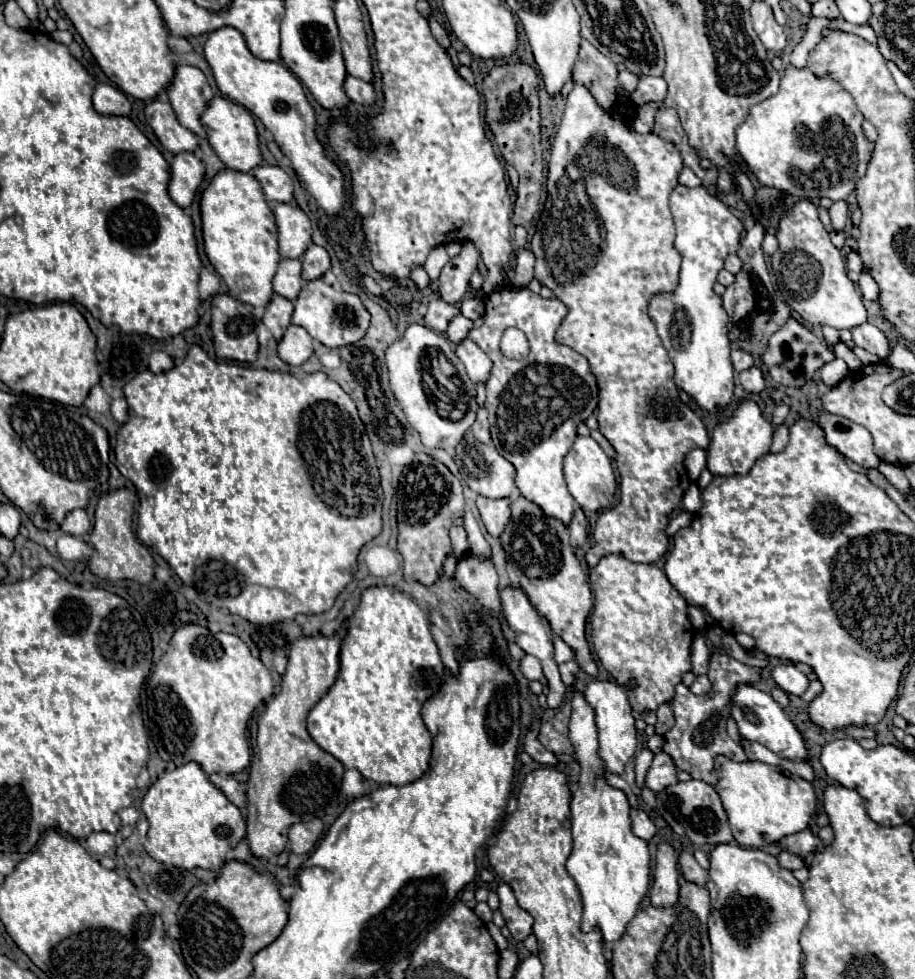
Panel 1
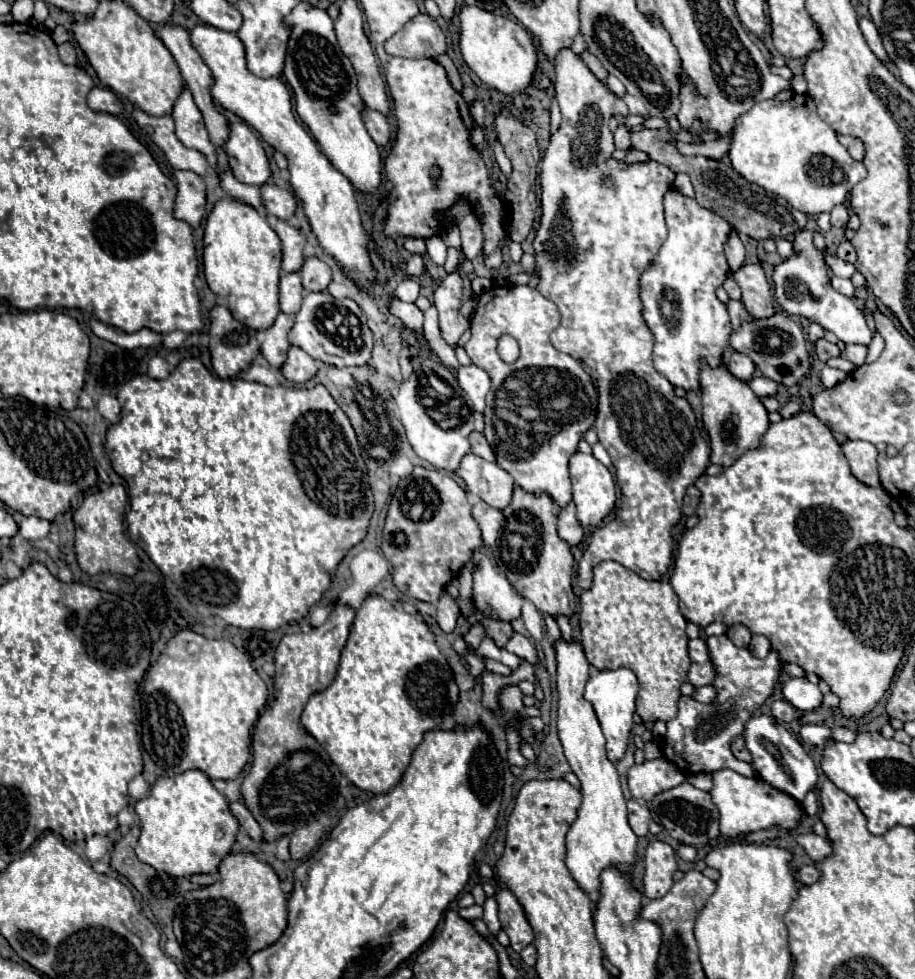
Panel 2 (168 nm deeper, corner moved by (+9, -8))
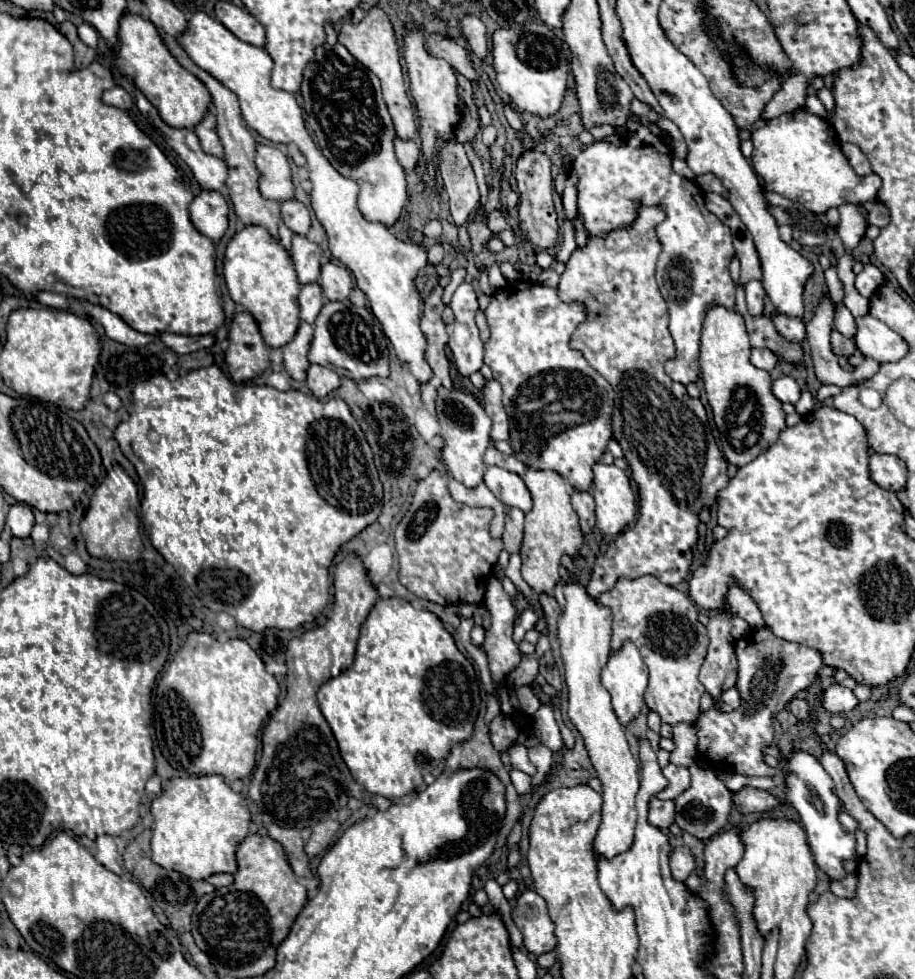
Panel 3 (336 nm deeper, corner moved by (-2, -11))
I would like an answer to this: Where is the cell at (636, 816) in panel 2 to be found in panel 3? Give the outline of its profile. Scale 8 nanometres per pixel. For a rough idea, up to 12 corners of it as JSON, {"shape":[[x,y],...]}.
{"shape":[[657,797],[649,801],[649,823],[667,829],[675,817],[675,803]]}

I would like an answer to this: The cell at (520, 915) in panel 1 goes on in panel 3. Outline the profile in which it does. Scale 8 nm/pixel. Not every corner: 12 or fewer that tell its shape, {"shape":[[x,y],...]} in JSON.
{"shape":[[535,891],[517,897],[513,921],[529,953],[555,949],[547,905]]}

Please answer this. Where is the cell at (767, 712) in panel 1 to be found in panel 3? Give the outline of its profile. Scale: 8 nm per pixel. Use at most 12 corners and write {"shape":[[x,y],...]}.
{"shape":[[793,749],[785,797],[801,815],[815,863],[831,877],[857,859],[821,763]]}

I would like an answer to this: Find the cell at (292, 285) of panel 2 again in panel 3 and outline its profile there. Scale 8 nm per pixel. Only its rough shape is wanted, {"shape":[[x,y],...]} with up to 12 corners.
{"shape":[[307,283],[299,293],[301,321],[313,325],[323,307],[317,283]]}

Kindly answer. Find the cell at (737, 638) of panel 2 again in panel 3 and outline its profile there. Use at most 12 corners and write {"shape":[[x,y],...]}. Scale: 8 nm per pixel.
{"shape":[[731,587],[727,603],[733,615],[751,629],[765,625],[757,605],[739,587]]}

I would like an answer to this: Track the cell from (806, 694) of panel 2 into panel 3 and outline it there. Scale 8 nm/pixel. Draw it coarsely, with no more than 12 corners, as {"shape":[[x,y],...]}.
{"shape":[[833,683],[817,703],[829,713],[851,711],[859,701],[851,689]]}

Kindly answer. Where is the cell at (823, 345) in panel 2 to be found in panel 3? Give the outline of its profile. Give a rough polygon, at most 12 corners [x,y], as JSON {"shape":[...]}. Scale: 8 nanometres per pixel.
{"shape":[[837,329],[831,333],[831,347],[837,357],[849,355],[857,349],[851,339]]}

